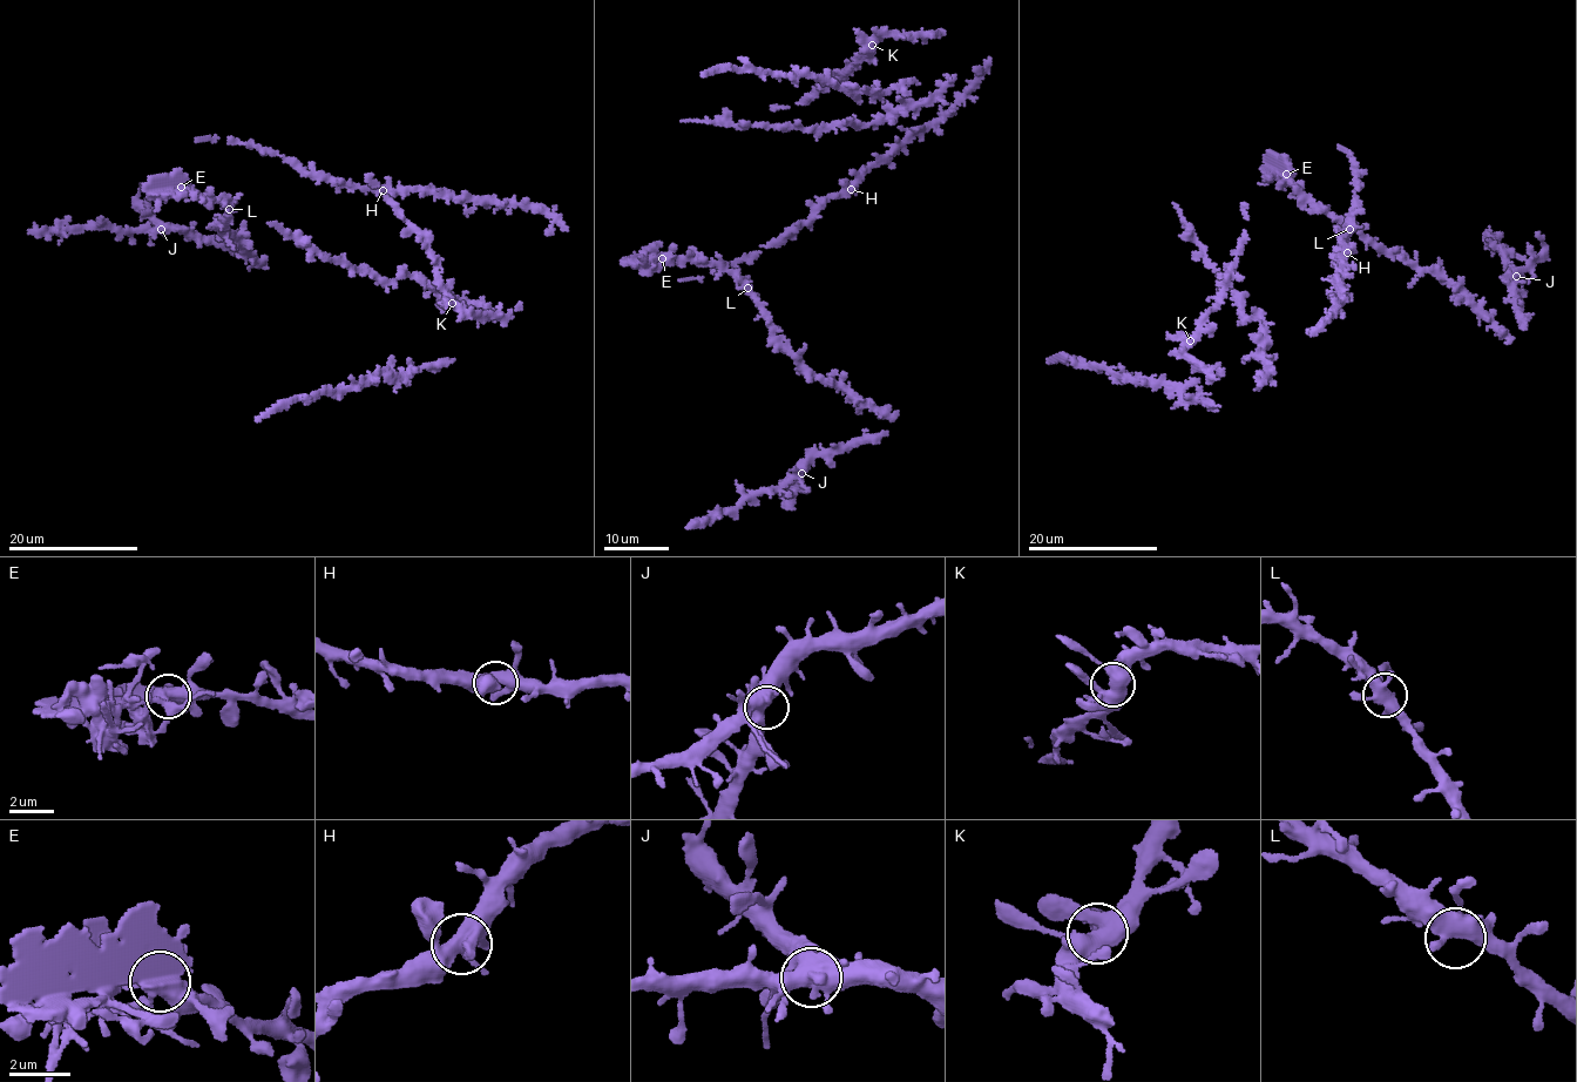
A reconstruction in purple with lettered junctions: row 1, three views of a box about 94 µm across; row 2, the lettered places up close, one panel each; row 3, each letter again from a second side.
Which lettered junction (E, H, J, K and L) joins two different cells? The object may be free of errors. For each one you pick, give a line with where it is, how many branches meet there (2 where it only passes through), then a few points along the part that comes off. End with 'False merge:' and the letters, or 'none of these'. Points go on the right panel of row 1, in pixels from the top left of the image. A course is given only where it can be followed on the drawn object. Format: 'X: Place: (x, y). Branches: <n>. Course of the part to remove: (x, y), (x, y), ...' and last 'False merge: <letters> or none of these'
E: Place: (1286, 174). Branches: 7. Course of the part to remove: (1286, 175), (1274, 174), (1260, 184)
False merge: E

